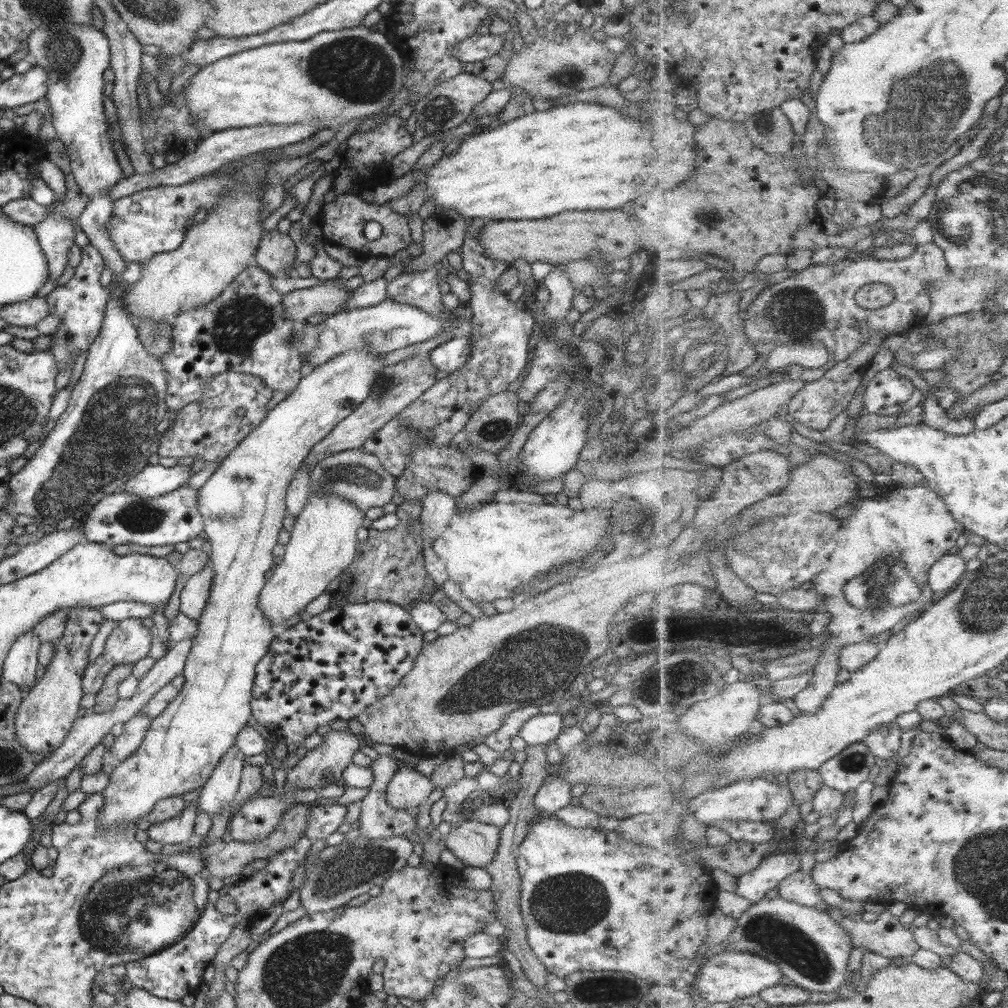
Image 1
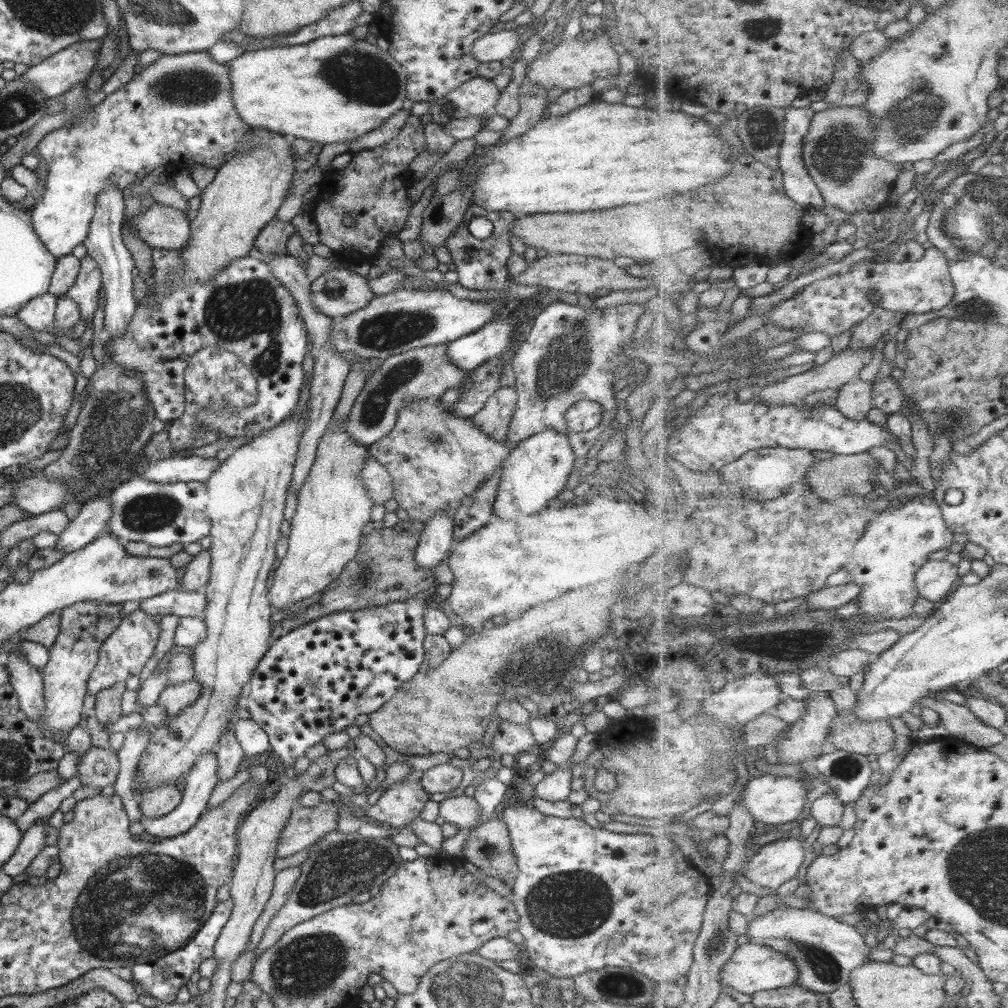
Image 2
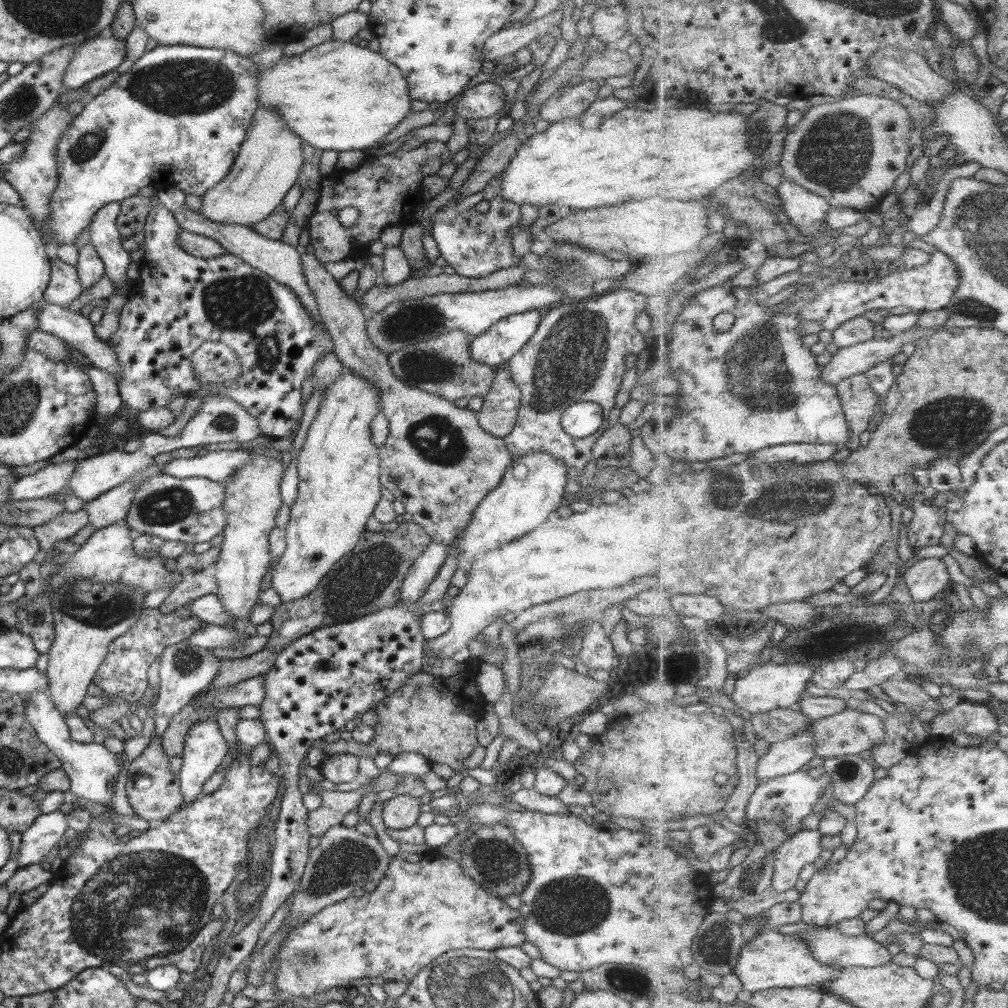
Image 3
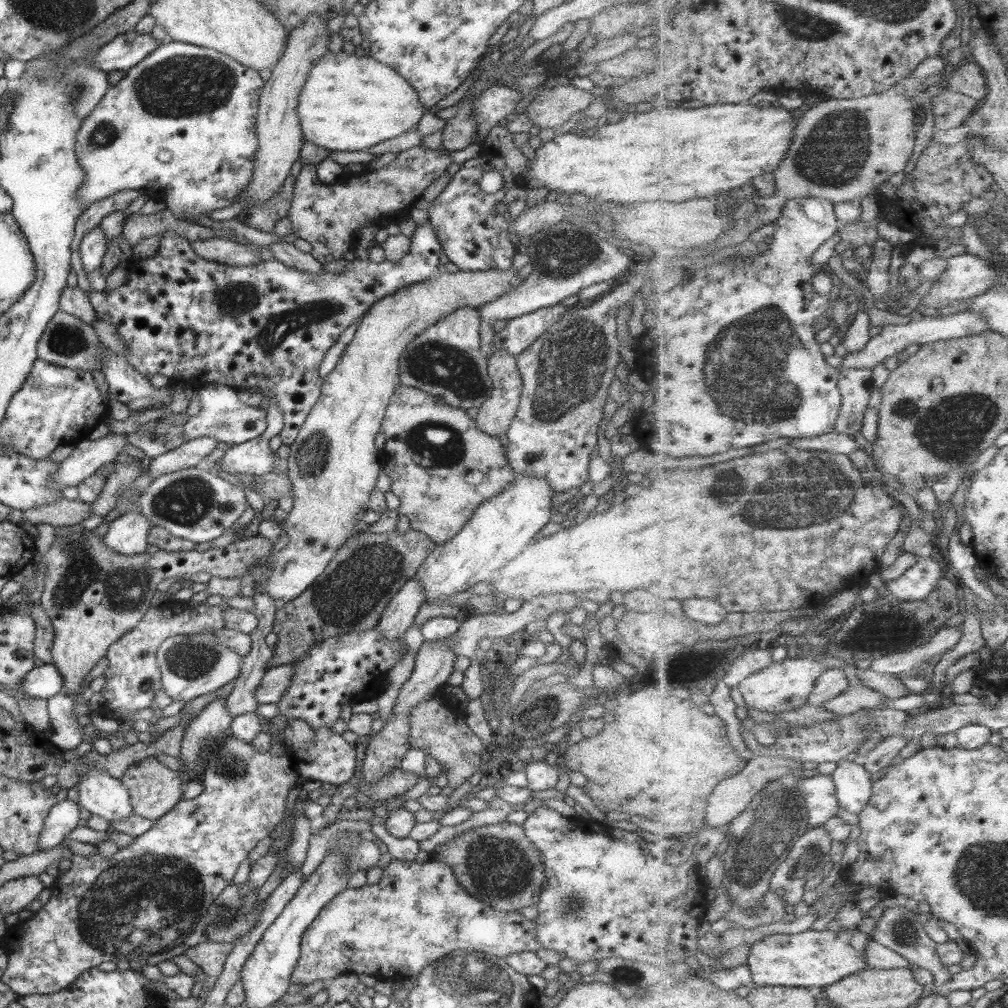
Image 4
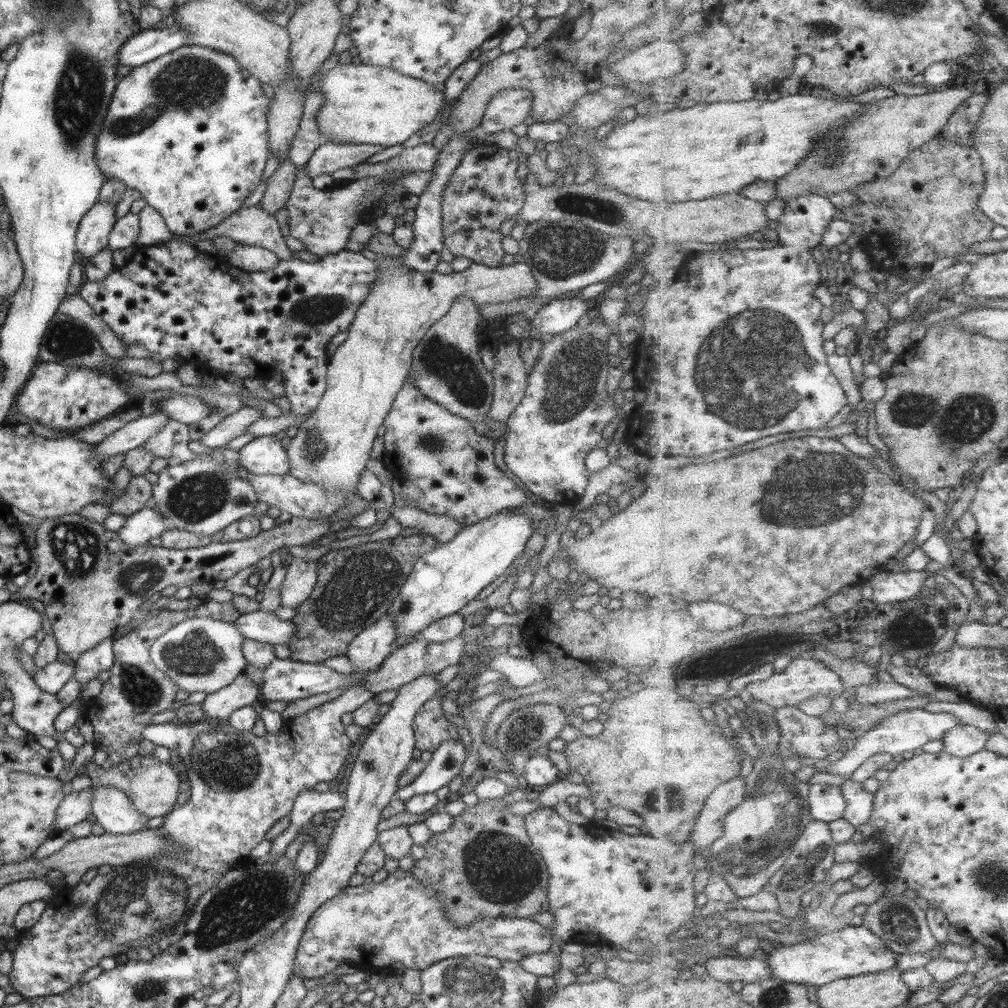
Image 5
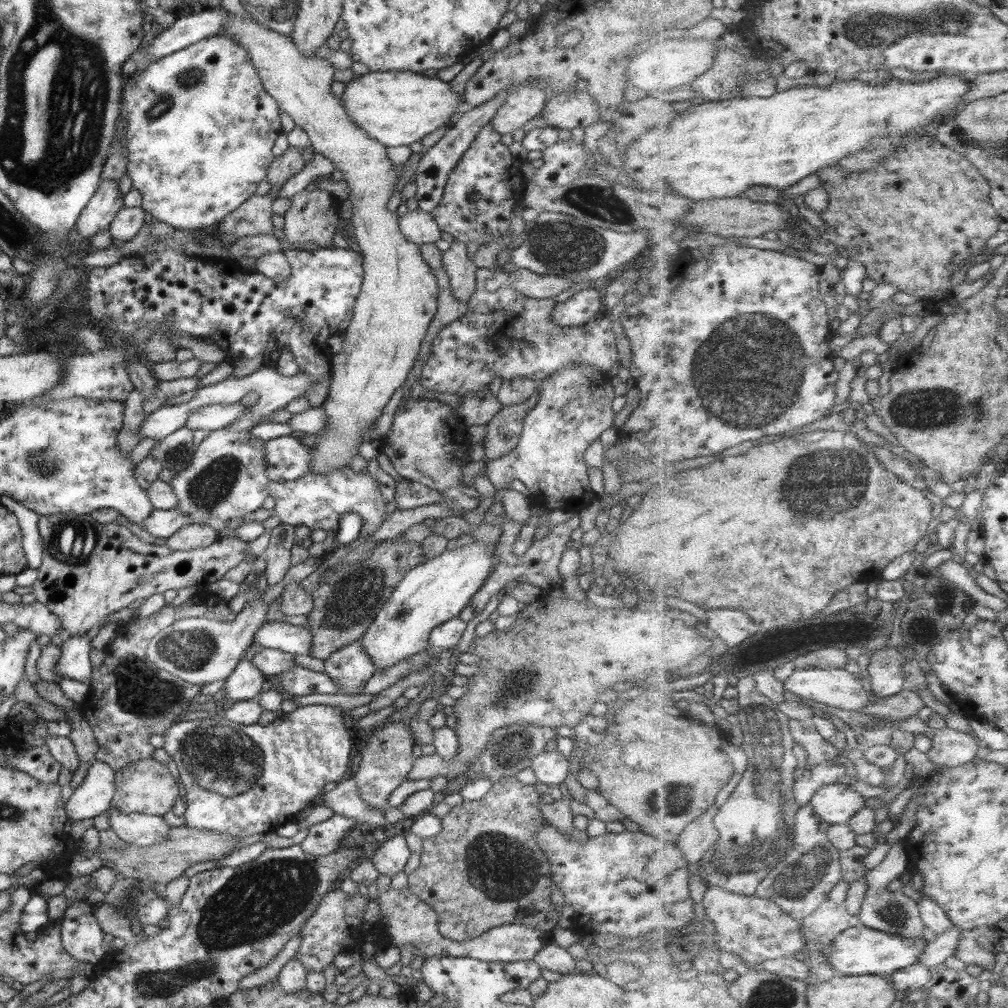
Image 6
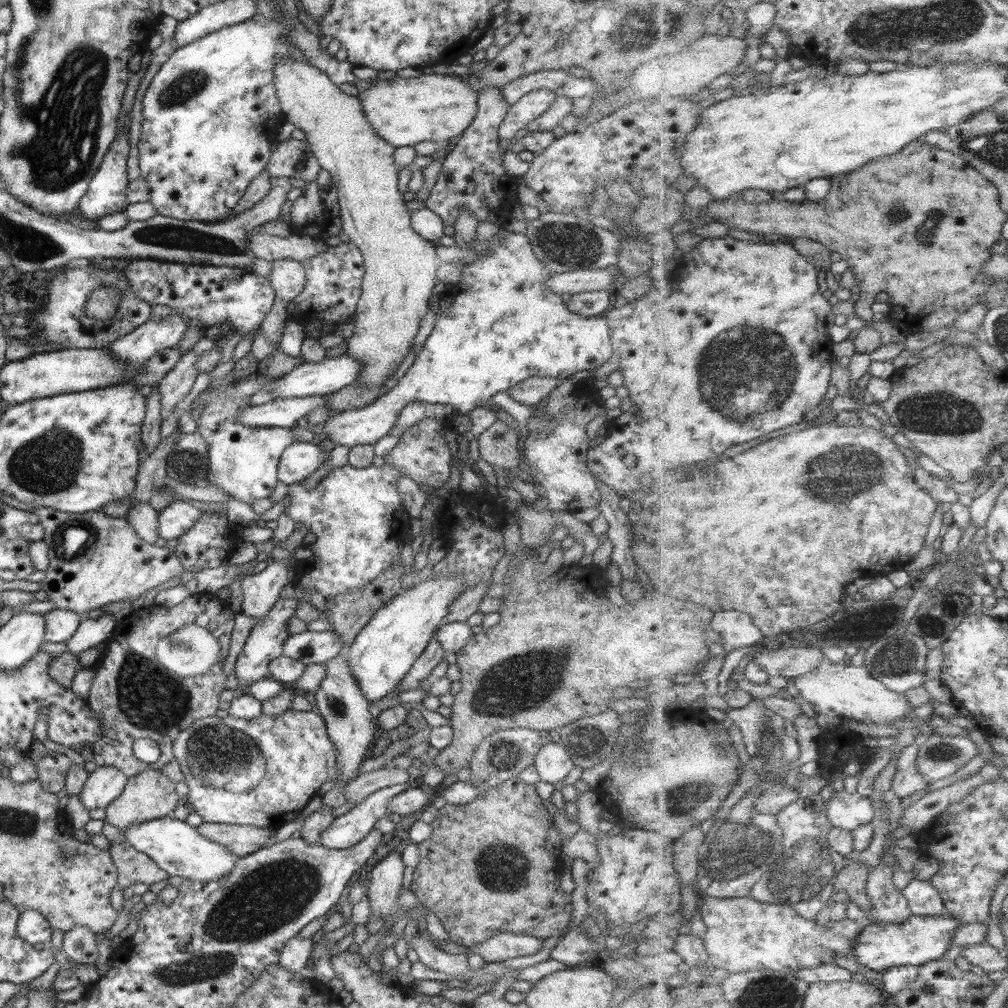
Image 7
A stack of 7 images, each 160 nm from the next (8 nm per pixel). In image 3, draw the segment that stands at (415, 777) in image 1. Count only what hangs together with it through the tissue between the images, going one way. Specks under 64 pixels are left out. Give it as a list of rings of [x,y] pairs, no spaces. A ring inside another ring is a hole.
[[[407,794],[396,795],[383,802],[381,818],[387,830],[403,830],[415,825],[419,816],[419,800]]]

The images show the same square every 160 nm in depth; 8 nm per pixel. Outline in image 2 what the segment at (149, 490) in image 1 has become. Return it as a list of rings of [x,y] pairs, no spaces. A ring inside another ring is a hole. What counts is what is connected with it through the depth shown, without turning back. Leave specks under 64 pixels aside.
[[[173,456],[150,462],[150,467],[141,477],[156,483],[205,482],[219,464],[215,458]]]

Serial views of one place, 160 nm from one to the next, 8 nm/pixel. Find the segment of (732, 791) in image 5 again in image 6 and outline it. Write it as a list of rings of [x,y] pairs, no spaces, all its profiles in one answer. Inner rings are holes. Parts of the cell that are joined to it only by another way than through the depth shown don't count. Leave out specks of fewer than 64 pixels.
[[[713,805],[707,813],[704,813],[691,822],[681,834],[676,846],[683,851],[685,859],[691,867],[700,864],[701,858],[719,840],[719,830],[713,824],[713,818],[717,816],[719,807]]]

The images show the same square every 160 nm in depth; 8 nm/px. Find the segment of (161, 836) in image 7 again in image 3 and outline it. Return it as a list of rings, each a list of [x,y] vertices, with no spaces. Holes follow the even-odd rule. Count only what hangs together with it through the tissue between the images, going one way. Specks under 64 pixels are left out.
[[[36,690],[36,692],[30,692],[29,694],[25,694],[25,696],[30,700],[28,706],[24,707],[25,718],[35,729],[39,740],[60,760],[60,768],[70,782],[70,788],[68,790],[71,791],[77,799],[85,799],[91,803],[108,807],[109,801],[111,801],[111,797],[113,797],[113,787],[115,787],[120,773],[120,766],[114,754],[111,754],[102,744],[93,743],[93,741],[87,744],[81,744],[71,740],[66,724],[62,719],[62,714],[54,707],[47,692],[38,692],[38,690]]]

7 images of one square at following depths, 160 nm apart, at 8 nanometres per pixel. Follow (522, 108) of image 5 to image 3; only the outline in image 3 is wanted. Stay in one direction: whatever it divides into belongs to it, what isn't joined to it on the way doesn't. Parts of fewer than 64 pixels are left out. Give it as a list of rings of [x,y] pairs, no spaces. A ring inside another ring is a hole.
[[[484,81],[464,91],[455,103],[454,114],[461,119],[488,119],[494,117],[505,104],[503,89]]]

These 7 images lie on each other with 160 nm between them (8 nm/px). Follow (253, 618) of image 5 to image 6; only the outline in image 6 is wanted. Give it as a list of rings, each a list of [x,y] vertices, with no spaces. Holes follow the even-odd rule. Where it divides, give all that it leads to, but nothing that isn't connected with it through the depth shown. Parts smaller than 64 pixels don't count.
[[[265,621],[254,634],[253,640],[262,648],[272,648],[287,654],[308,654],[312,647],[312,634],[307,626],[285,622]]]

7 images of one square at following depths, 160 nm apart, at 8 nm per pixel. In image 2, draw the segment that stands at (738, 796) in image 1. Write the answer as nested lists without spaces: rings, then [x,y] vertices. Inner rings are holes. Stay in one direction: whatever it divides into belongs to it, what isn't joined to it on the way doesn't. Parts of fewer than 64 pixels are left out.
[[[760,774],[758,777],[749,778],[744,792],[738,799],[741,800],[739,804],[749,810],[749,814],[753,816],[758,825],[784,825],[794,822],[808,811],[810,805],[803,781],[794,777],[771,774]]]

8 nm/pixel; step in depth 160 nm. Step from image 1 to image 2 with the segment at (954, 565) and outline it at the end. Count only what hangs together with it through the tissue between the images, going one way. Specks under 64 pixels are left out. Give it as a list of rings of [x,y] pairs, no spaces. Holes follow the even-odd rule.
[[[945,559],[930,560],[923,565],[916,576],[916,587],[923,599],[934,603],[951,595],[953,584],[959,580],[957,565]]]

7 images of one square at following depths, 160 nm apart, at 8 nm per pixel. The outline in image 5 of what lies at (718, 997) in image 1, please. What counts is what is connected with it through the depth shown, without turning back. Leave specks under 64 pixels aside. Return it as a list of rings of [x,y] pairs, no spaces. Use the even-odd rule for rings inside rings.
[[[866,926],[845,927],[828,934],[818,934],[804,943],[779,947],[766,955],[773,977],[783,982],[805,983],[817,987],[834,980],[885,972],[898,966],[898,953],[887,947],[878,935]]]

